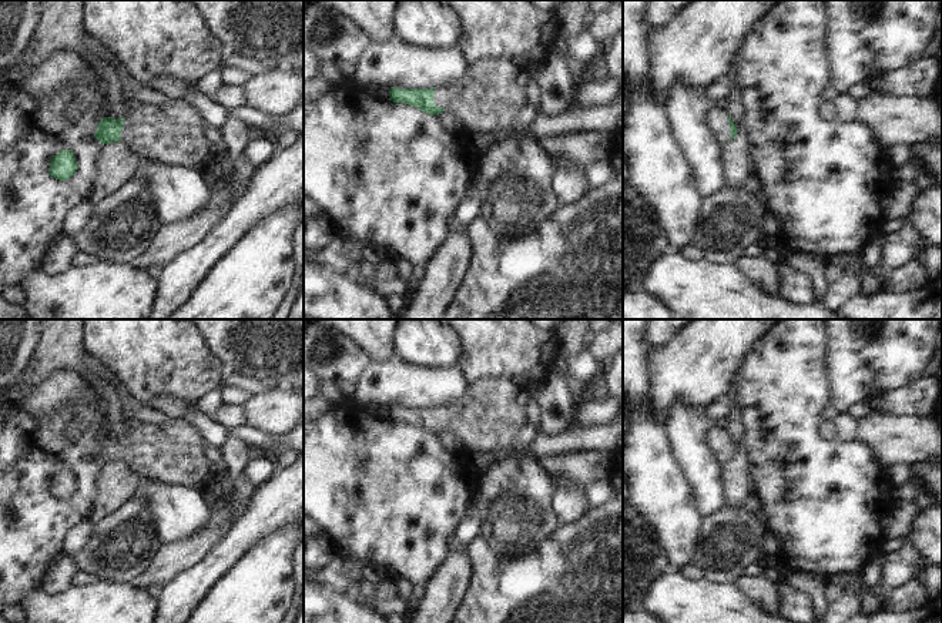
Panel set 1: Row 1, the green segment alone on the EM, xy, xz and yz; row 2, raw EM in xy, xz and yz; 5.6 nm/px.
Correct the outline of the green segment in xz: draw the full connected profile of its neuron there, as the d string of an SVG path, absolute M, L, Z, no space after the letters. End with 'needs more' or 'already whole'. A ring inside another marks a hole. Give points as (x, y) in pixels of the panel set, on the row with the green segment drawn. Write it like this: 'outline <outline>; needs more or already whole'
outline M480 60L469 64L466 73L455 83L443 87L402 88L390 87L389 100L413 105L428 114L447 111L466 131L492 133L506 125L517 125L526 107L524 87L529 76L509 60Z; needs more

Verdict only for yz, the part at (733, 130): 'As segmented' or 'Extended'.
Extended.

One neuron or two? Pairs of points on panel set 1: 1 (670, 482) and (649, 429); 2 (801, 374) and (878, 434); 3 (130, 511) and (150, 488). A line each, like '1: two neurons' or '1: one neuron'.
1: one neuron
2: two neurons
3: two neurons

